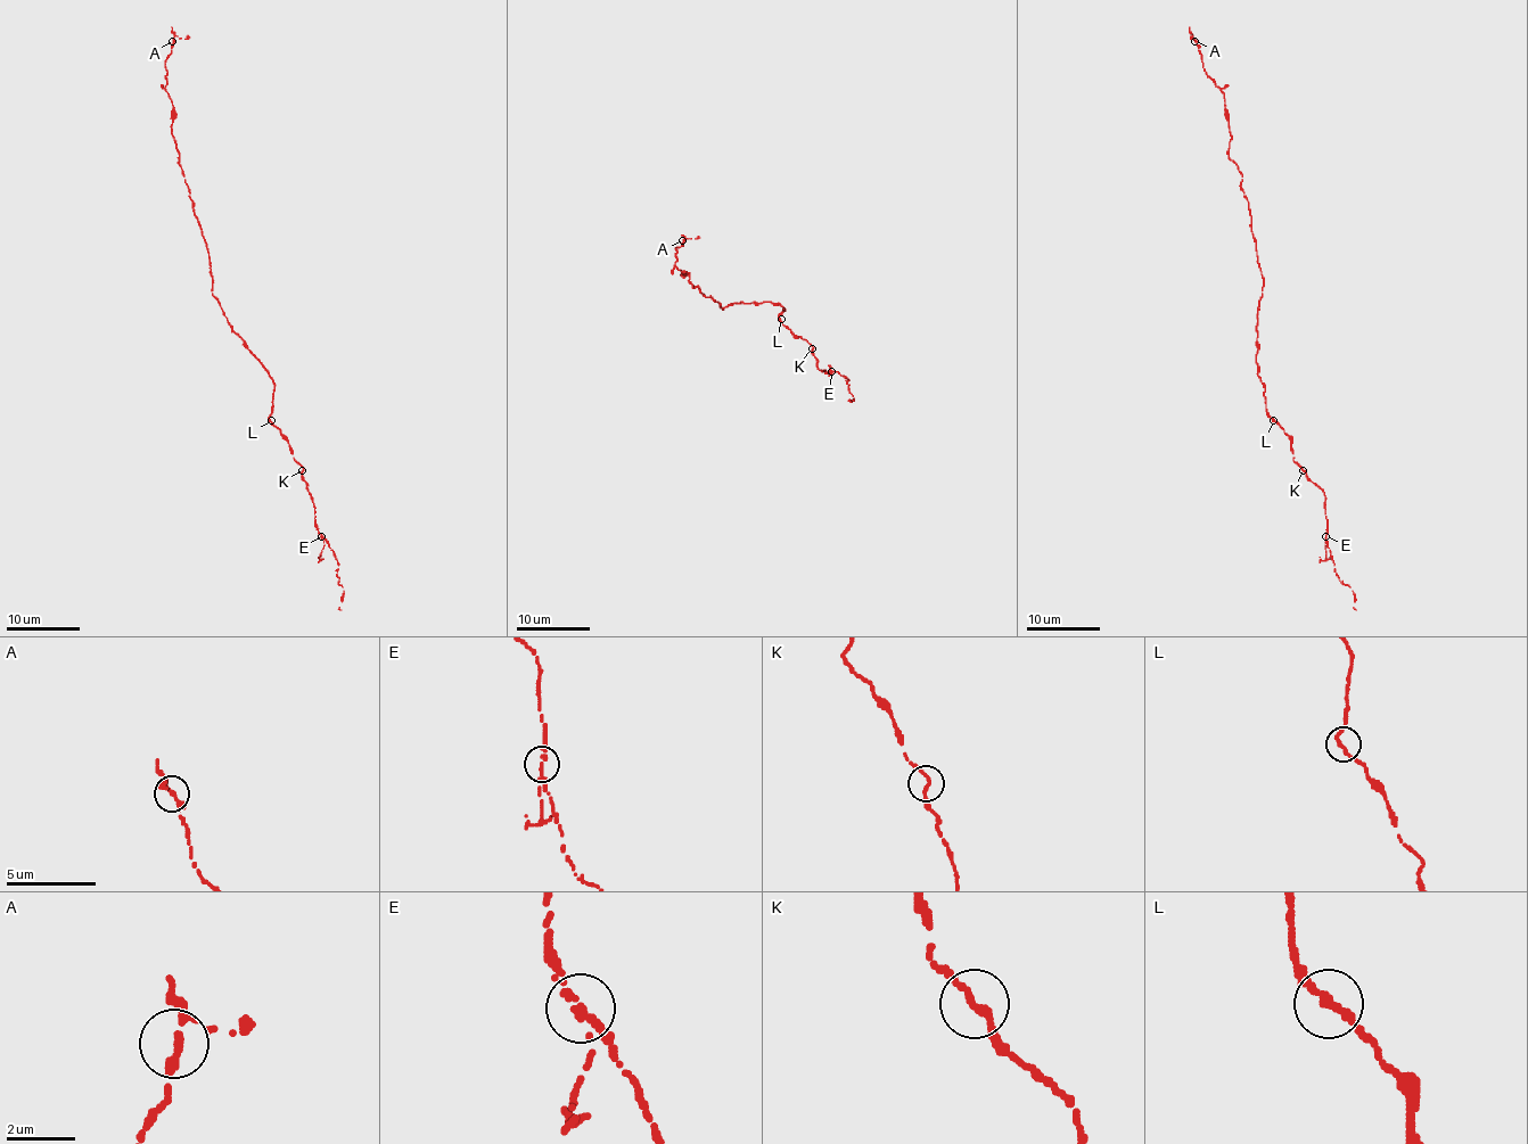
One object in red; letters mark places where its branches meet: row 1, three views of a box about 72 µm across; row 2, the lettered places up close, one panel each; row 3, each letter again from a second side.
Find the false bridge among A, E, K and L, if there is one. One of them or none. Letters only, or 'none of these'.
none of these

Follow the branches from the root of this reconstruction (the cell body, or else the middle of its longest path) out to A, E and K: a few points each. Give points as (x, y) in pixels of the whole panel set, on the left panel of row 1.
A: (232, 328), (213, 295), (207, 244), (195, 214), (172, 136), (172, 101), (165, 90), (165, 59), (172, 41)
E: (232, 328), (273, 378), (269, 420), (302, 468), (314, 508), (314, 526), (322, 535)
K: (232, 328), (273, 378), (269, 420), (289, 444), (293, 459), (302, 470)

